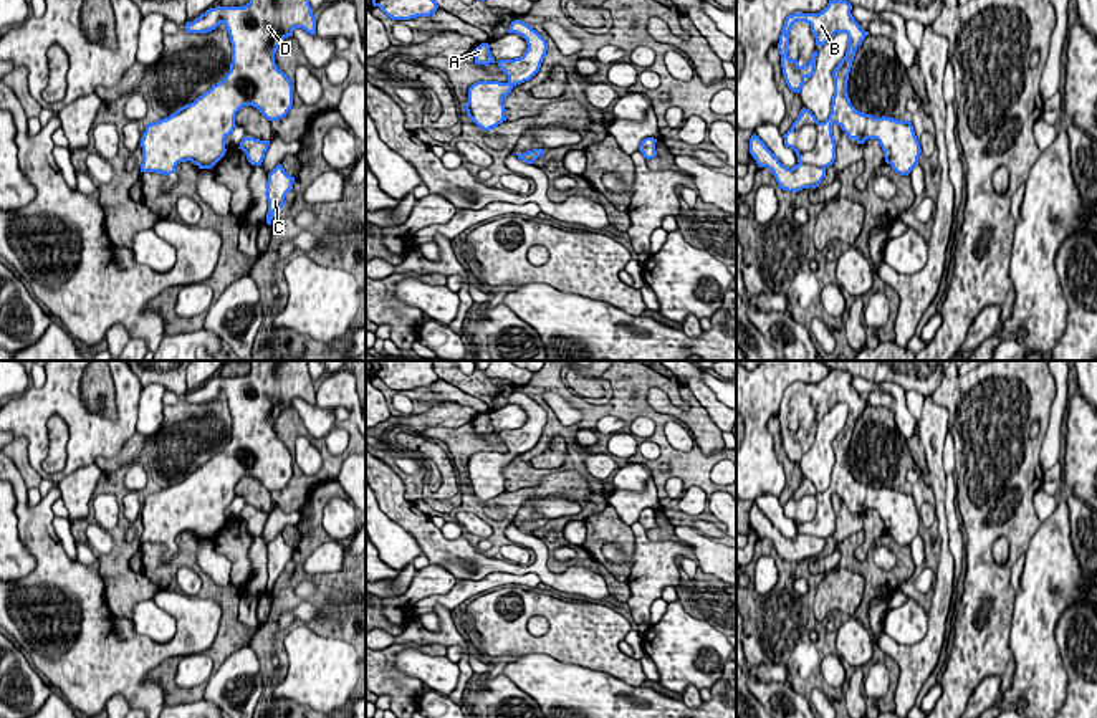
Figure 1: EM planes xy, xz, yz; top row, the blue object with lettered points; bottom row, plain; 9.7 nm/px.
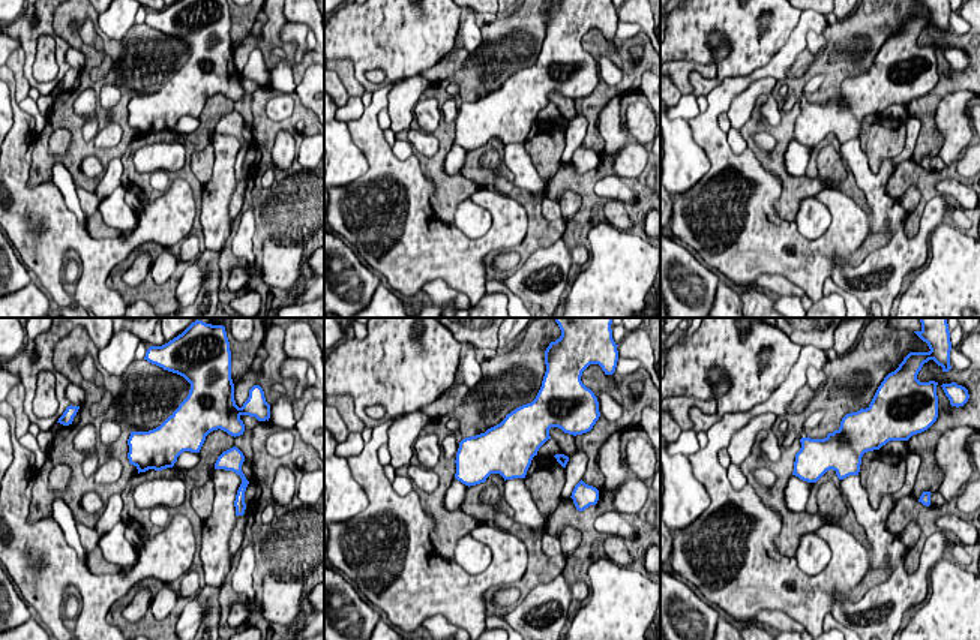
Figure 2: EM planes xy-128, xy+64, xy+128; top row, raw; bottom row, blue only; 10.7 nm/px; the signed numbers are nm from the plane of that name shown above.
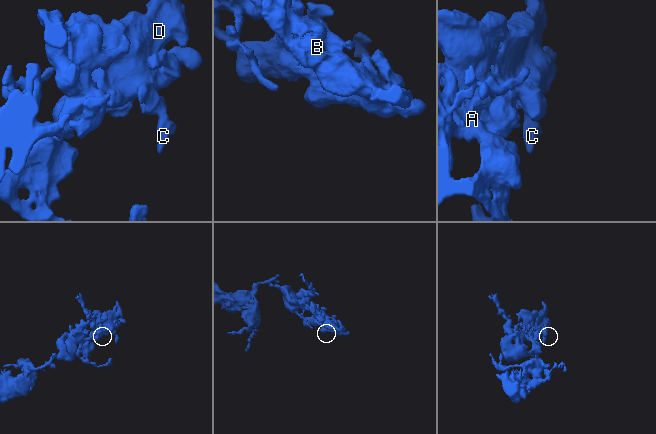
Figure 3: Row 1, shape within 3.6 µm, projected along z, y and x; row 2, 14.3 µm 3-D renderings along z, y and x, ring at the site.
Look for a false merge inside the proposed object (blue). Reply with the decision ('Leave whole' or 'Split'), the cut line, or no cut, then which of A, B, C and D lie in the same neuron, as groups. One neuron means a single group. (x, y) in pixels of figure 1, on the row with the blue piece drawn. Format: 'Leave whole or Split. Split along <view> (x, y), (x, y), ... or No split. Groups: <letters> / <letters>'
Leave whole. No split. Groups: A B C D

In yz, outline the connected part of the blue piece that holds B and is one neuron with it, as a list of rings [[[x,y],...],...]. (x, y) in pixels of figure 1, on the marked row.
[[[829,0],[819,13],[793,13],[788,15],[779,35],[778,50],[781,55],[781,68],[784,81],[793,93],[801,93],[806,78],[811,78],[816,69],[817,51],[811,55],[807,65],[799,66],[798,60],[788,56],[788,43],[793,25],[806,22],[811,25],[811,33],[816,36],[816,45],[826,45],[836,33],[846,33],[847,51],[832,71],[834,96],[831,114],[824,122],[802,108],[798,119],[788,129],[784,146],[791,147],[798,156],[794,167],[786,167],[766,147],[766,144],[753,134],[750,139],[750,154],[758,167],[768,167],[779,189],[799,192],[802,189],[816,189],[826,177],[826,169],[836,160],[836,142],[832,126],[837,124],[849,139],[864,144],[867,139],[877,139],[885,162],[900,175],[908,175],[918,165],[920,142],[915,136],[910,121],[897,121],[893,117],[874,117],[857,111],[847,94],[847,81],[857,48],[862,45],[869,31],[864,31],[854,20],[852,5],[847,0]]]

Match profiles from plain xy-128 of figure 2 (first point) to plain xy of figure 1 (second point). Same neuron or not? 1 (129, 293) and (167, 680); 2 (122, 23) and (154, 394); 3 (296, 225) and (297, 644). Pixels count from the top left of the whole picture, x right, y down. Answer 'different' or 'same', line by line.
1: same
2: same
3: different

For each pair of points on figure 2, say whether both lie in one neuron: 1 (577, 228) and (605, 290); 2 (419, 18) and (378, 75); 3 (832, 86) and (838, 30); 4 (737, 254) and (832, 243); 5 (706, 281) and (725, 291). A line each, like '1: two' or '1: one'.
1: two
2: two
3: one
4: one
5: two

